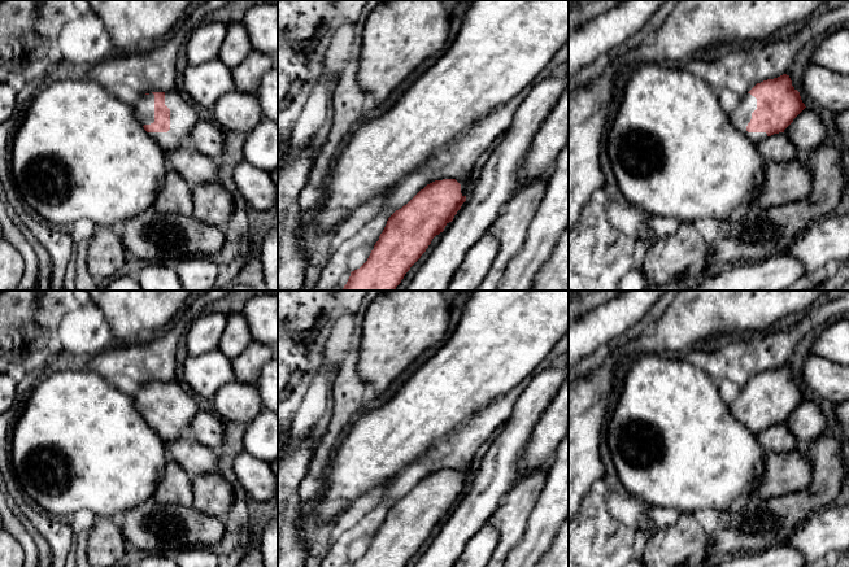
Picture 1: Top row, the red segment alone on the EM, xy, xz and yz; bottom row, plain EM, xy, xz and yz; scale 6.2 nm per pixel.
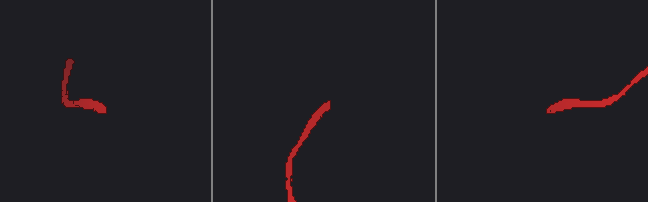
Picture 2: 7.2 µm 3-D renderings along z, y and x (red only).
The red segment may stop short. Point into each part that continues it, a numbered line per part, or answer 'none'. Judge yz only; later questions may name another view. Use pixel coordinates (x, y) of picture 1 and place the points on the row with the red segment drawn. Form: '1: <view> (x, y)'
1: yz (741, 114)

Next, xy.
1: xy (183, 117)

